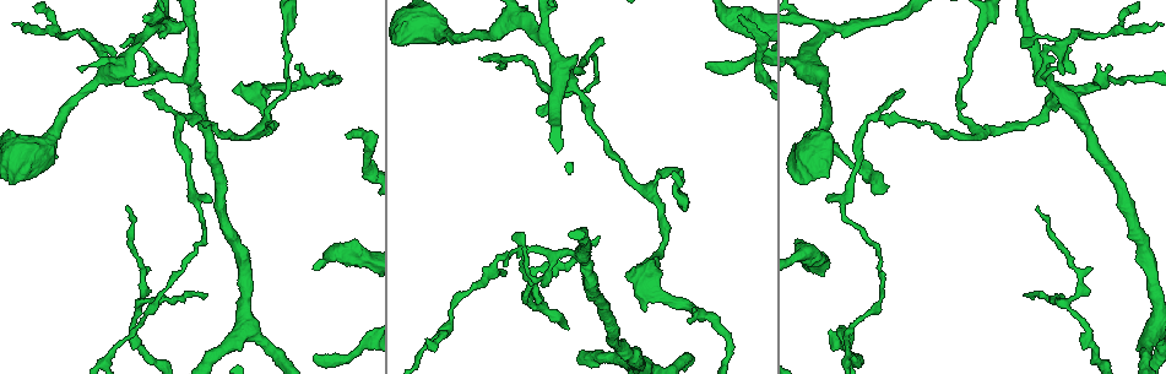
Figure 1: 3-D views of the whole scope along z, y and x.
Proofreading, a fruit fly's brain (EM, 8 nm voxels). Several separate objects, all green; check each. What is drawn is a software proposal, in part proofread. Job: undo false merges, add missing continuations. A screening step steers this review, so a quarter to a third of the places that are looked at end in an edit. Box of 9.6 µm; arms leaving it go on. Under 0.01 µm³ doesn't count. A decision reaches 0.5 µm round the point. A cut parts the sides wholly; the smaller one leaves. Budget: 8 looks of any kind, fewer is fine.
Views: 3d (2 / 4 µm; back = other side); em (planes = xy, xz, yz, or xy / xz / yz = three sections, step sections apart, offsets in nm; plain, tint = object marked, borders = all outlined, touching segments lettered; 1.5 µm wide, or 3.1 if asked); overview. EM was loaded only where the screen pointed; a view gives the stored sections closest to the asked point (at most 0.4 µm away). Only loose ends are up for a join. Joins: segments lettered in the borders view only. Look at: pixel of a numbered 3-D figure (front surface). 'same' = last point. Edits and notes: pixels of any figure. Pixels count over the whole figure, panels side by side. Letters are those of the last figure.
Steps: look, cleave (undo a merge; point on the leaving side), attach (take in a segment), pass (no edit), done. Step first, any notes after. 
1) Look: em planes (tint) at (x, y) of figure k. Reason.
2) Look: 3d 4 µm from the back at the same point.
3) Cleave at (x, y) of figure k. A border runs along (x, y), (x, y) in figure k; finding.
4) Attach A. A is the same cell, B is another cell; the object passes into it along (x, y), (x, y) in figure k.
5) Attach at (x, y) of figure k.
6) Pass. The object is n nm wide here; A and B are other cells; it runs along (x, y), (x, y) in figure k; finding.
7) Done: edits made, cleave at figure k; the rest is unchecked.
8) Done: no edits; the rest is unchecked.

Look: em planes (borders) at (1025, 296) of figure 1. Free end.

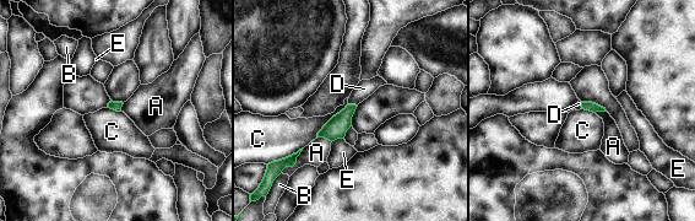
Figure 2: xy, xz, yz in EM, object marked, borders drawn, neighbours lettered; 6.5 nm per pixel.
Attach D. D is the same cell, A, B, C and E are other cells; it goes on there.

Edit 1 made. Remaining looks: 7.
Look: 3d 4 µm from the back at (53, 31) of figure 1. Branch point.

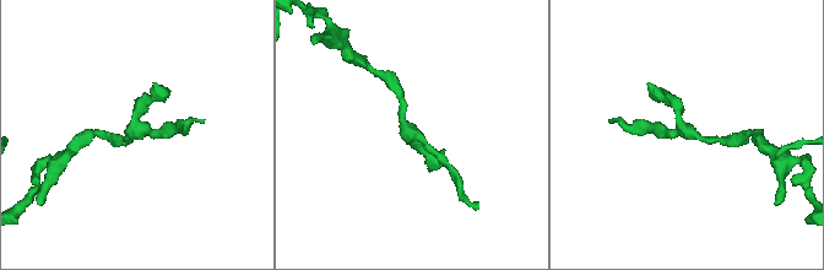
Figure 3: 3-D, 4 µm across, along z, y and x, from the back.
Look: em xy step 8 (tint) at (413, 134) of figure 3. 3 arms meet here.

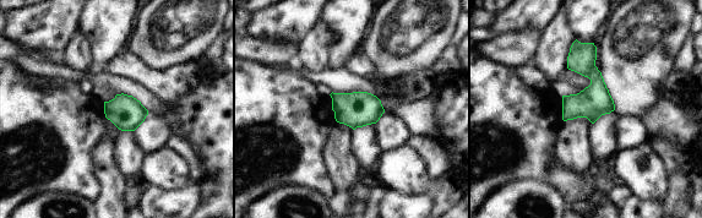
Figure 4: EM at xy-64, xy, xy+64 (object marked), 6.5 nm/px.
Look: em xy step 8 (borders) at the same point. What lies round it.

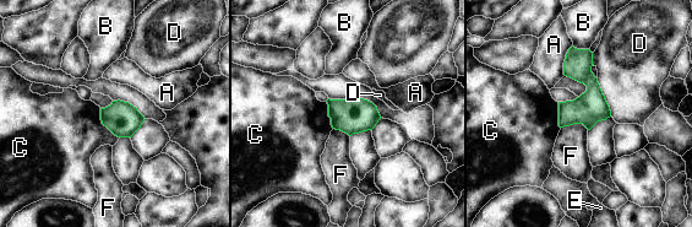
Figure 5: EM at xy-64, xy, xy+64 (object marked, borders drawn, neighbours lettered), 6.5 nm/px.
Pass. A, B, C, D, E and F are other cells; a border runs along (561, 126), (583, 124), (588, 129) in figure 5; all the same cell.

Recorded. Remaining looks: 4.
Look: em planes (borders) at (904, 91) of figure 1. Thin end.

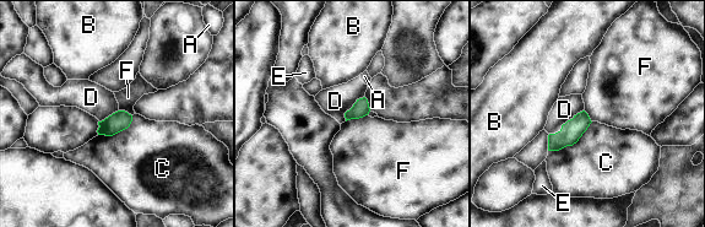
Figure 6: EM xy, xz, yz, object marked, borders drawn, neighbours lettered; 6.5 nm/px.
Pass. A, B, C, D, E and F are other cells; a border runs along (367, 114), (346, 122) in figure 6; no lettered segment goes on from it.

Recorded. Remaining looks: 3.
Done: edits made, attach at figure 2; the rest is unchecked.

